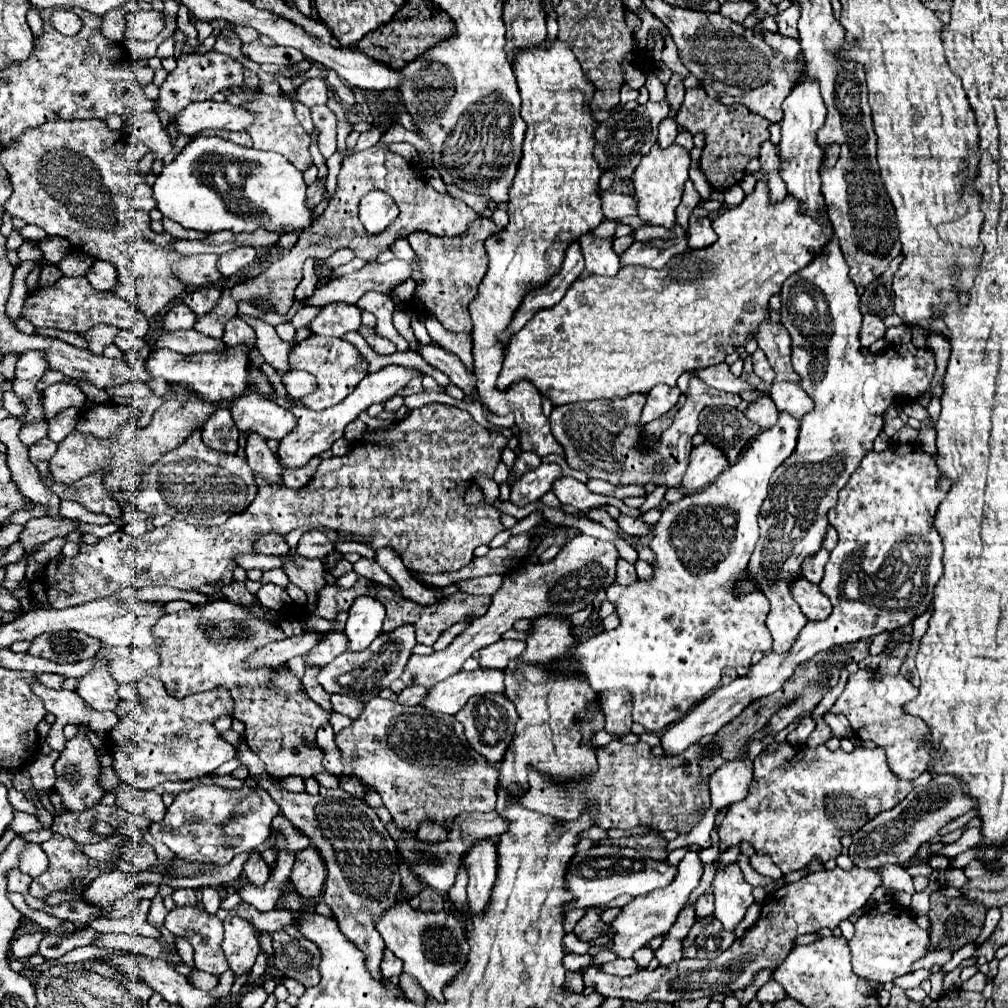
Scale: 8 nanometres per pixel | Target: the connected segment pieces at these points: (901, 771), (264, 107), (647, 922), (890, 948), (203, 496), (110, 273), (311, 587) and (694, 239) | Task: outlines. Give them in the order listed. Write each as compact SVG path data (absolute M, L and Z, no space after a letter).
M859 670L849 676L845 690L835 700L831 712L843 714L861 740L871 740L877 746L885 748L889 768L897 772L899 778L913 780L927 770L933 750L933 744L925 742L925 738L929 738L929 728L923 724L921 718L909 716L903 708L903 704L915 696L917 688L901 674L883 676L875 670Z
M261 94L259 100L251 102L251 104L243 104L245 108L249 108L251 112L257 114L255 124L247 130L249 136L253 138L253 148L257 150L273 150L283 154L289 162L293 162L301 172L311 164L311 156L309 156L309 136L303 130L303 126L297 122L293 106L289 102L287 96L265 96Z
M687 852L685 858L679 862L677 874L675 874L675 878L673 878L673 882L669 886L657 888L657 890L647 892L643 896L637 896L633 902L623 906L623 912L609 924L615 930L615 934L613 934L613 950L621 958L631 958L637 948L645 946L655 936L661 936L661 934L669 932L669 928L677 920L679 910L685 906L685 902L689 900L691 892L699 886L701 876L703 876L703 866L705 864L701 862L697 852Z
M889 900L877 906L873 914L865 914L855 922L855 936L851 938L849 948L853 956L853 972L865 980L877 980L885 984L893 982L897 976L909 974L911 966L927 954L929 934L917 926L911 910Z
M199 430L191 432L181 446L161 454L161 458L144 472L141 489L132 504L134 508L153 516L169 514L191 524L223 524L229 516L243 512L257 494L249 464L237 456L207 448Z
M95 260L93 266L89 268L89 274L85 276L93 288L97 290L113 290L113 286L117 286L117 272L111 264Z
M293 554L293 560L297 564L285 566L285 574L293 584L297 584L305 594L319 594L321 588L327 586L325 582L325 570L321 568L321 560L309 560L299 554Z
M689 218L689 248L705 248L717 240L717 234L713 232L709 218Z

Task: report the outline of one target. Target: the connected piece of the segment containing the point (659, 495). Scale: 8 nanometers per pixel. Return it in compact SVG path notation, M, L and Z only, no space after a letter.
M657 488L653 494L647 494L647 500L645 500L645 504L641 506L641 510L647 512L647 510L651 510L651 508L657 508L657 506L661 504L663 496L665 496L665 488Z

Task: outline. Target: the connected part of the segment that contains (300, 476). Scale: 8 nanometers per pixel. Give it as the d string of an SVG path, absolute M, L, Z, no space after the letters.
M313 456L313 460L309 460L309 464L305 464L301 468L285 468L285 466L281 466L281 478L283 478L283 482L287 486L301 488L301 486L307 484L307 480L311 480L311 476L313 476L315 468L319 466L319 462L321 462L321 458Z

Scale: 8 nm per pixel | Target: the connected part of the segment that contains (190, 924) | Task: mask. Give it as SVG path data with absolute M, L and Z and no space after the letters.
M201 906L173 908L165 918L165 928L193 946L197 970L213 976L221 976L229 970L225 954L221 952L223 923L216 915L207 914Z

